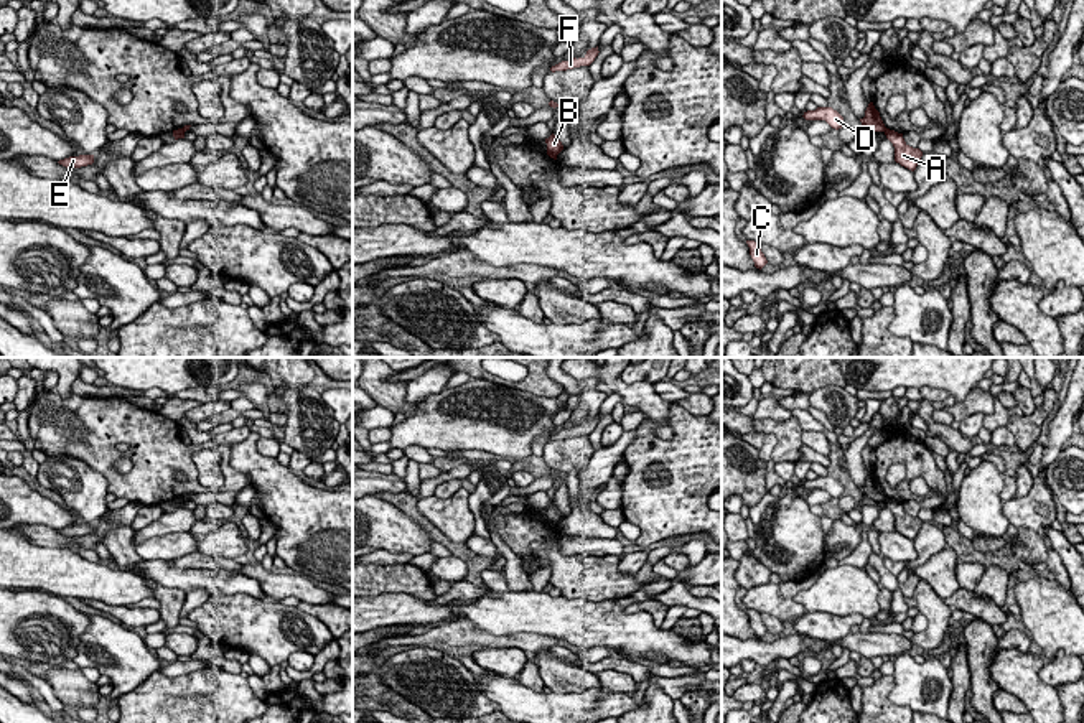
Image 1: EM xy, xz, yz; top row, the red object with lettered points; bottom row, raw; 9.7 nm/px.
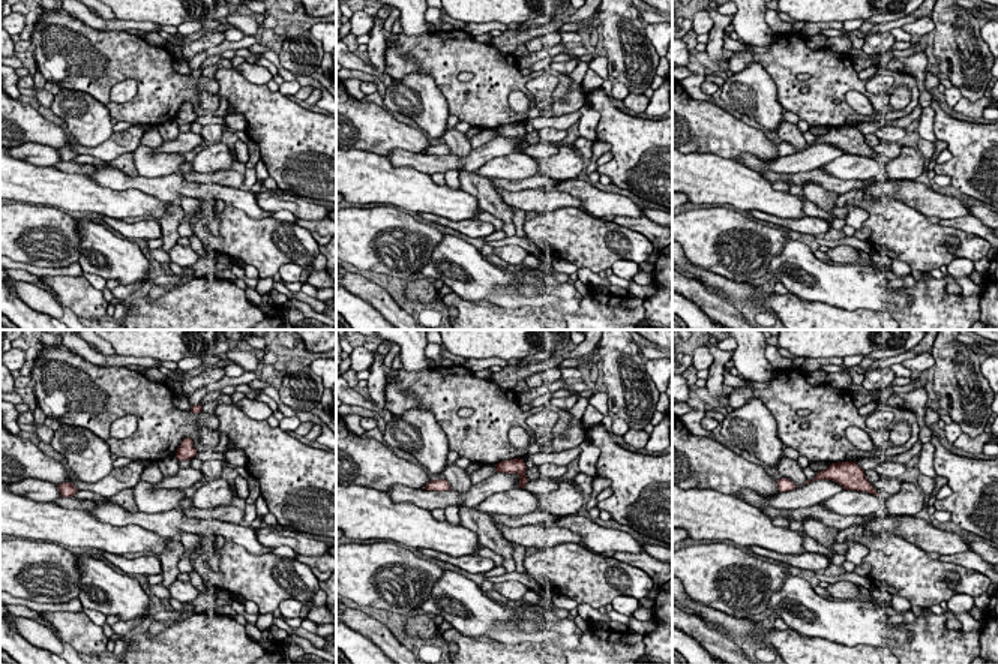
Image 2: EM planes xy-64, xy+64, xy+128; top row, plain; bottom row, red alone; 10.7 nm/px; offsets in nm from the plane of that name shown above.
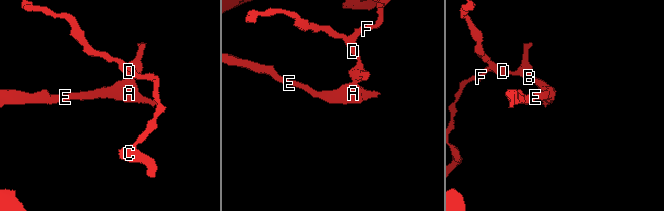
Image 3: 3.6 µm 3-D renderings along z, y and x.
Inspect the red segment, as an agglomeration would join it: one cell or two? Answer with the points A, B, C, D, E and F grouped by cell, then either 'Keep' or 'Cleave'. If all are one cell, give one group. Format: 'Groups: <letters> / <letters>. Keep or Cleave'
Groups: A E / B C D F. Cleave

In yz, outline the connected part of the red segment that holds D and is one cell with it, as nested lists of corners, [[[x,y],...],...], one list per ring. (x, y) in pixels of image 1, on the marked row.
[[[817,107],[815,110],[804,112],[802,117],[806,120],[825,120],[835,130],[843,127],[843,117],[832,107]]]

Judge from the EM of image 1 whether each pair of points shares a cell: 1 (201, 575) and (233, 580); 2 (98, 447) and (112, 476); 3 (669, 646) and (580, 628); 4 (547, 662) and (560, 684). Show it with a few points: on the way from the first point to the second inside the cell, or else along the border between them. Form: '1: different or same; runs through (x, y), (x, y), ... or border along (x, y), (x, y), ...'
1: same; runs through (210, 580), (224, 580)
2: same; runs through (101, 453), (107, 470)
3: same; runs through (648, 638), (602, 628)
4: same; runs through (551, 667), (560, 679)

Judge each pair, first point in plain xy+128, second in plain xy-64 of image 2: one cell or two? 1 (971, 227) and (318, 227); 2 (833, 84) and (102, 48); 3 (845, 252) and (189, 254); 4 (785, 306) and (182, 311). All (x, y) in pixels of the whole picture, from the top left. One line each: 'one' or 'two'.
1: one
2: one
3: one
4: one

